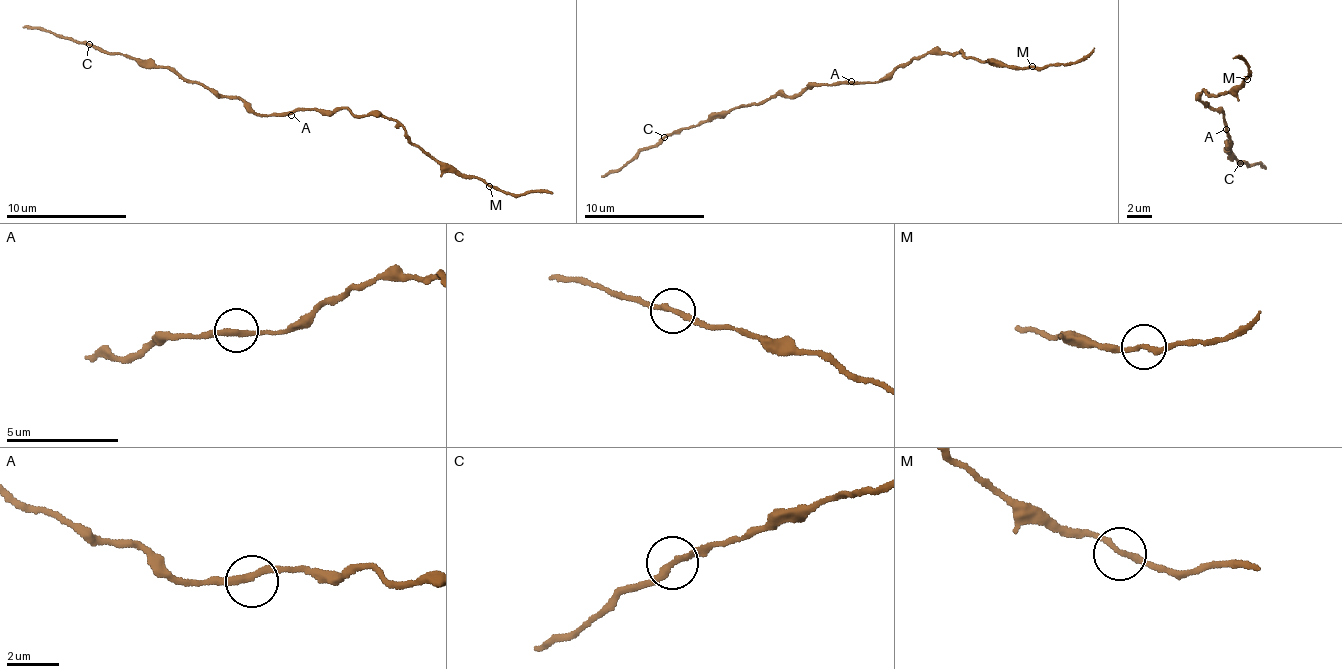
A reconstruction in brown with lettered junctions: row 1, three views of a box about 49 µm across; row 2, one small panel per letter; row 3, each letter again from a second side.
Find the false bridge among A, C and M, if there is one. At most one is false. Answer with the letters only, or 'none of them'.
C

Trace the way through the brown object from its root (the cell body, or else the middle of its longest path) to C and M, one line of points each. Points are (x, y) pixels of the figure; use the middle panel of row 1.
C: (849, 83), (816, 86), (792, 94), (772, 94), (764, 100), (711, 113), (703, 121), (672, 130), (665, 136)
M: (849, 83), (887, 80), (899, 68), (929, 52), (960, 52), (1009, 66), (1032, 66)

